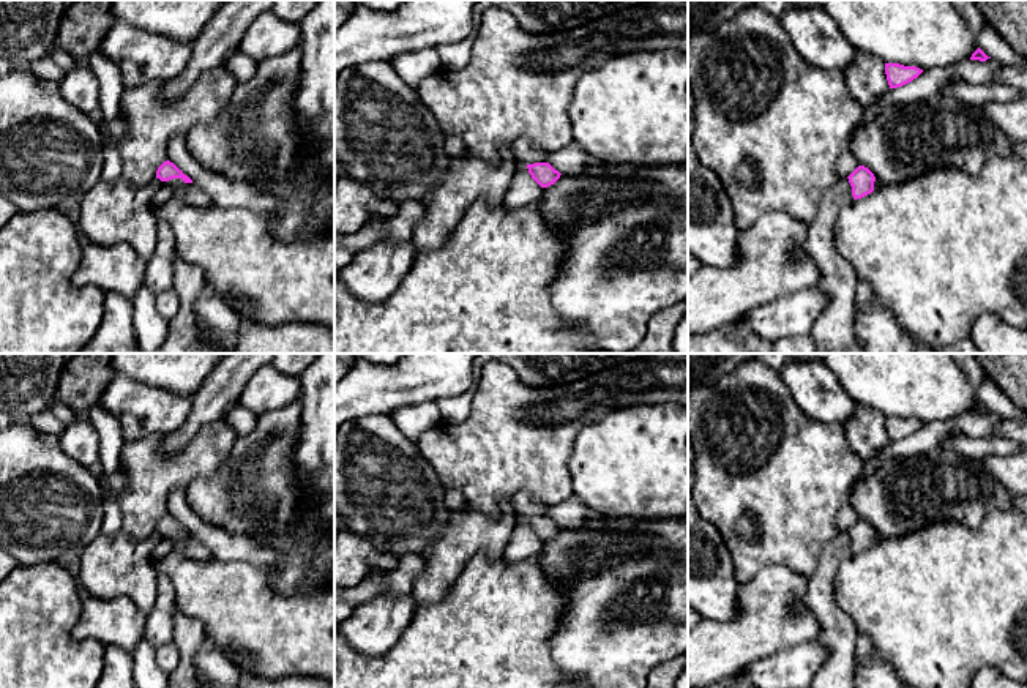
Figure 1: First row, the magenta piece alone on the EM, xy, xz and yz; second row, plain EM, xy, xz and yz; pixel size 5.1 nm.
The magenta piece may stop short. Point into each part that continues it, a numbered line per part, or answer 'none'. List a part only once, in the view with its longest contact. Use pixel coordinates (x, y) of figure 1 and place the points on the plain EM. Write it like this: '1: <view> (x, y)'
1: xy (188, 546)

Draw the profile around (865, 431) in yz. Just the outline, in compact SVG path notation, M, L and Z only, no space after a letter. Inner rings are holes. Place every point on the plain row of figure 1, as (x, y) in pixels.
M855 402L855 413L844 423L846 439L865 464L876 462L890 445L885 417Z

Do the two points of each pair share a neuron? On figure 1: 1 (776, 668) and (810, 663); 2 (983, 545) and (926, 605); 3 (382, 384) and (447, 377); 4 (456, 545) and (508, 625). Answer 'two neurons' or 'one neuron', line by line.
1: one neuron
2: one neuron
3: one neuron
4: two neurons

